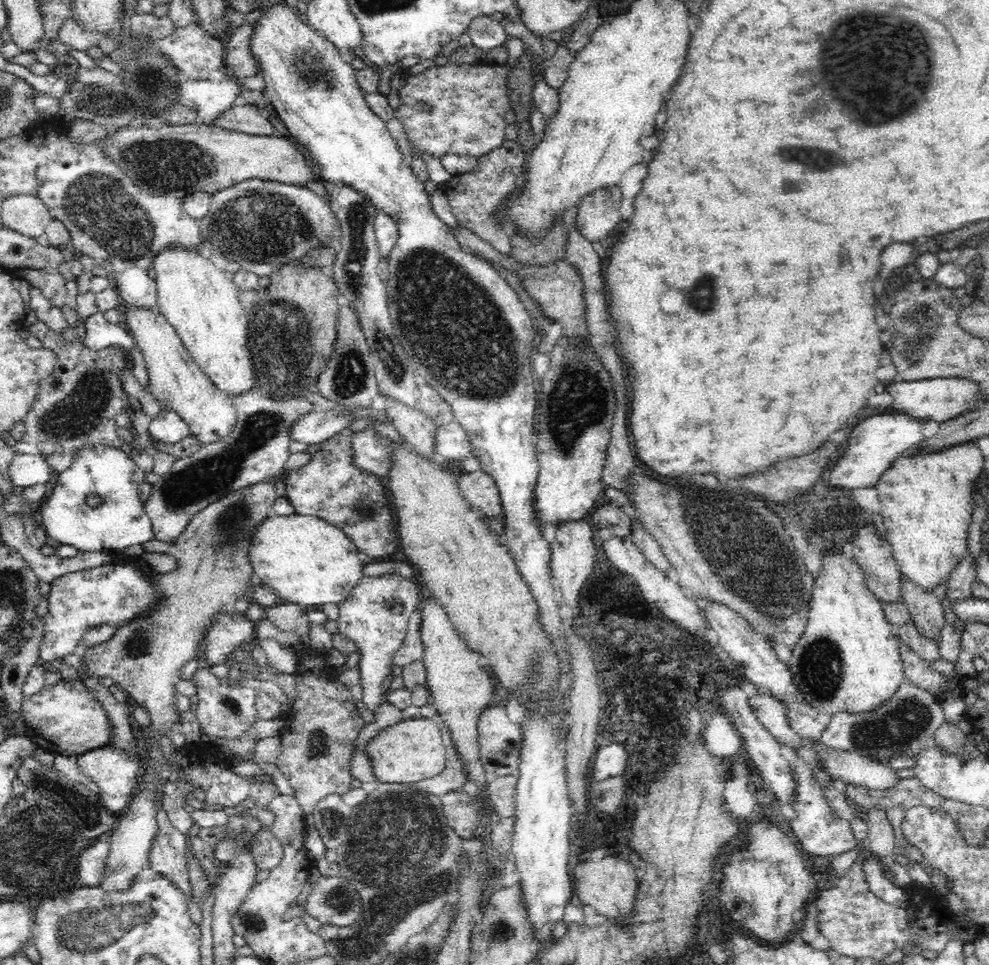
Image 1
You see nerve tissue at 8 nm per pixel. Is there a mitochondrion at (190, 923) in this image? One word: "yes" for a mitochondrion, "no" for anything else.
no

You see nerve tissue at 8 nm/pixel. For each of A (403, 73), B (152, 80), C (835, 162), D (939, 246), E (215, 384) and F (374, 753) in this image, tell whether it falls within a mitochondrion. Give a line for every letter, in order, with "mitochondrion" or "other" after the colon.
A: other
B: mitochondrion
C: mitochondrion
D: other
E: other
F: other

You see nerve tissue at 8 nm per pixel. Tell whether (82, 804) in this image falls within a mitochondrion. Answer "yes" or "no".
yes

